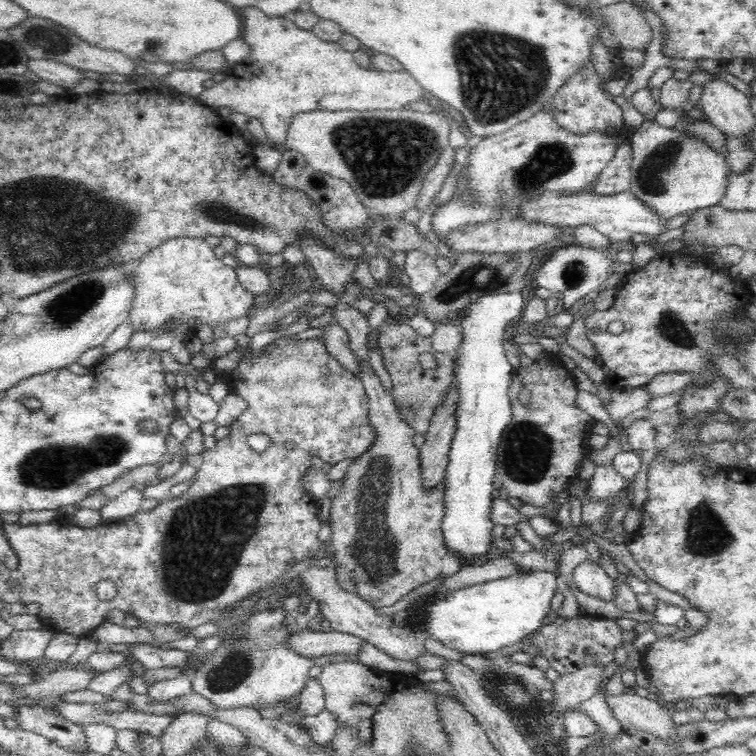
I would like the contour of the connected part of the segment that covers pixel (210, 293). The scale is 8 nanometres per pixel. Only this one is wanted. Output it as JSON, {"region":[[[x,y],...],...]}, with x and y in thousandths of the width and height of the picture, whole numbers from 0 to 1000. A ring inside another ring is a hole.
{"region":[[[241,313],[220,317],[173,352],[171,362],[179,390],[167,425],[177,438],[198,439],[231,423],[239,429],[239,447],[245,454],[249,439],[255,438],[249,429],[251,423],[283,433],[320,418],[329,419],[337,406],[337,390],[317,378],[311,356],[295,349],[272,317]]]}

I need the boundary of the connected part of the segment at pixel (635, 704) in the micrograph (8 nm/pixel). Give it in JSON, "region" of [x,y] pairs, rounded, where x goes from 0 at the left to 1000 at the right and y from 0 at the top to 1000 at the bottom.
{"region":[[[841,917],[804,919],[800,925],[815,952],[820,954],[823,966],[849,966],[880,981],[899,983],[894,975],[896,960],[889,946],[872,927]]]}

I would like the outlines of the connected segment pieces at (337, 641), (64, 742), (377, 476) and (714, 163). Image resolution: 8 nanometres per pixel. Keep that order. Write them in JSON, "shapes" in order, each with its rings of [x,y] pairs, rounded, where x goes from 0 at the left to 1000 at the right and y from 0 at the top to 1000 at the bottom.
{"shapes":[[[[426,832],[421,836],[407,833],[384,840],[382,854],[398,868],[431,869],[439,865],[474,866],[485,848],[466,839]]],[[[28,933],[22,937],[20,952],[25,955],[24,964],[37,966],[75,981],[93,995],[119,995],[116,975],[111,962],[90,955],[66,935],[56,933]]],[[[458,401],[438,406],[438,415],[440,423],[460,440],[463,460],[475,479],[475,501],[488,525],[488,554],[497,570],[497,579],[480,602],[470,606],[454,631],[450,652],[438,661],[435,696],[442,738],[435,745],[443,747],[446,770],[454,780],[474,786],[484,798],[492,799],[495,806],[517,803],[540,784],[575,765],[603,759],[612,746],[608,739],[593,733],[587,720],[583,693],[589,681],[589,635],[571,646],[558,643],[556,597],[548,591],[545,582],[550,571],[529,553],[519,516],[513,517],[505,511],[503,500],[489,483],[487,419]]],[[[852,159],[849,167],[836,175],[831,189],[837,200],[833,254],[873,288],[914,283],[950,271],[960,257],[963,233],[968,230],[960,208],[937,193],[937,187],[913,179],[902,167],[878,169],[868,160]]]]}

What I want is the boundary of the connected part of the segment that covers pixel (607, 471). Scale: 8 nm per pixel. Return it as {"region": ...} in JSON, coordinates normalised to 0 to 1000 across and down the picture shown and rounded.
{"region":[[[795,615],[787,618],[787,626],[779,635],[775,649],[778,661],[817,660],[821,648],[827,644],[827,632],[823,632],[811,615]]]}

